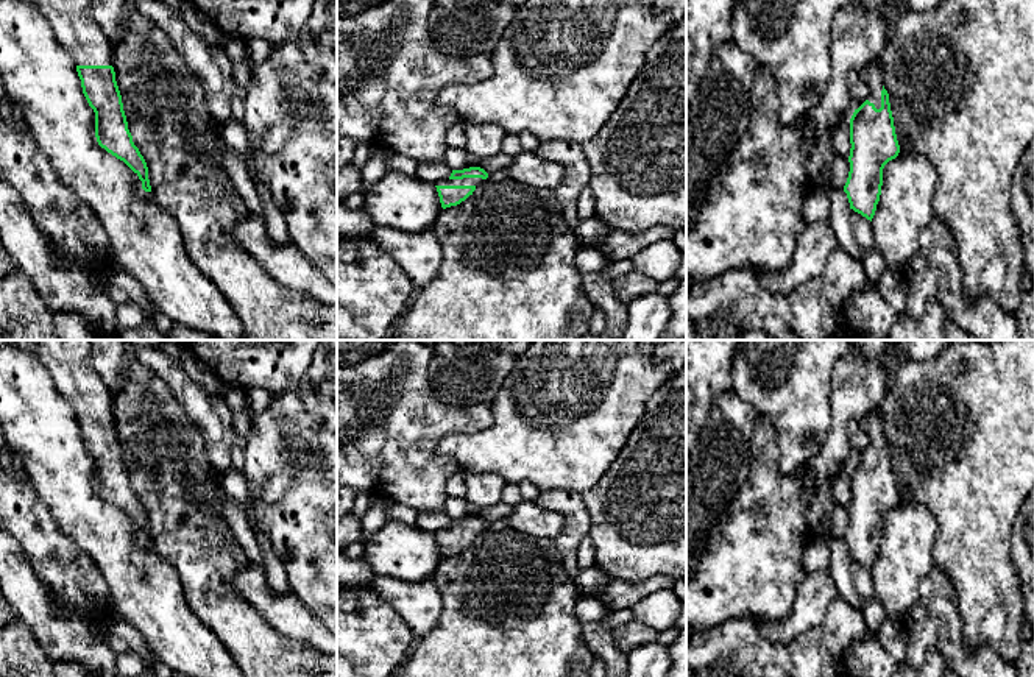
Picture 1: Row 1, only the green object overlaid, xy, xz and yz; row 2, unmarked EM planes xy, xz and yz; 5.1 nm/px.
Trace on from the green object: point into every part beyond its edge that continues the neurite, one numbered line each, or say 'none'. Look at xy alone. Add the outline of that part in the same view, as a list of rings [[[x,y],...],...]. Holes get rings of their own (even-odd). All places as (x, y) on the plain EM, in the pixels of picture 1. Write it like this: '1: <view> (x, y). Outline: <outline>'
1: xy (69, 364). Outline: [[[36,340],[33,354],[76,415],[112,415],[112,393],[90,360],[90,340]]]

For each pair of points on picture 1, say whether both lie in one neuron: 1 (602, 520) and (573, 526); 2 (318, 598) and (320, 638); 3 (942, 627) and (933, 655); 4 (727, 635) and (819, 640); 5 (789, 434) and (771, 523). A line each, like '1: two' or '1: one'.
1: two
2: two
3: two
4: one
5: two

